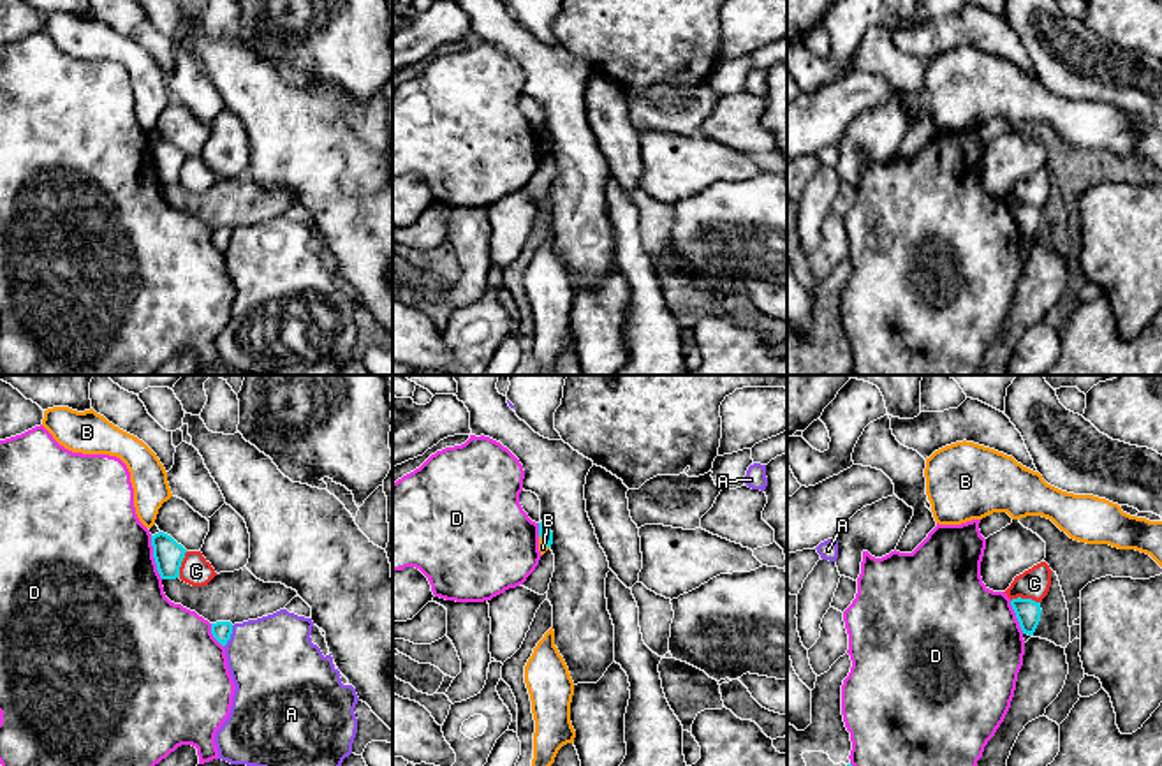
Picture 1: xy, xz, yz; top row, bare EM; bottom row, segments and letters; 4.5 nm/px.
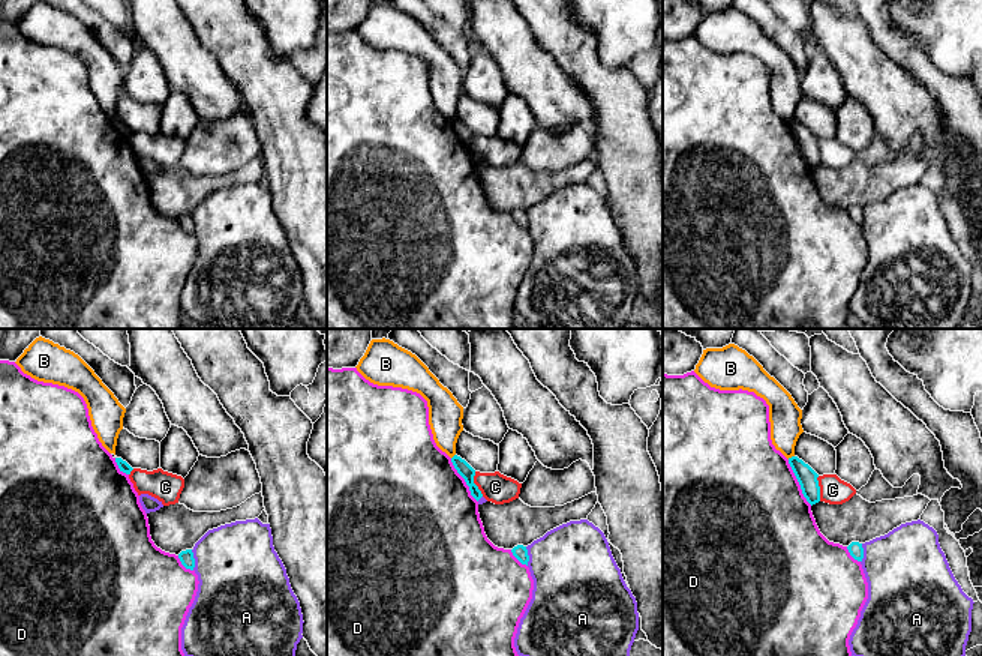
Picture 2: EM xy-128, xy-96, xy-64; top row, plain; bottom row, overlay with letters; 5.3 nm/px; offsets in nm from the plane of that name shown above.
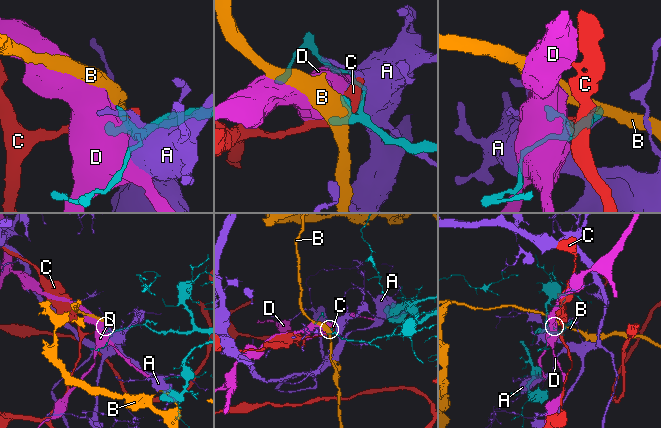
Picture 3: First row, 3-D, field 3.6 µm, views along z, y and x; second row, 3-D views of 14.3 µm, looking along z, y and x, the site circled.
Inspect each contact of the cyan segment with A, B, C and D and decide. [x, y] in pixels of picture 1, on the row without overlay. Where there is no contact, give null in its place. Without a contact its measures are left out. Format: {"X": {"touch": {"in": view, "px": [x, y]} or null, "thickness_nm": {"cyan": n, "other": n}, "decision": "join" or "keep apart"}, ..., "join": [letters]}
{"A": {"touch": {"in": "xy", "px": [229, 242]}, "thickness_nm": {"cyan": 90, "other": 400}, "decision": "keep apart"}, "B": {"touch": {"in": "xz", "px": [543, 145]}, "thickness_nm": {"cyan": 60, "other": 50}, "decision": "keep apart"}, "C": {"touch": {"in": "yz", "px": [1025, 205]}, "thickness_nm": {"cyan": 110, "other": 140}, "decision": "keep apart"}, "D": {"touch": {"in": "xy", "px": [154, 162]}, "thickness_nm": {"cyan": 140, "other": 500}, "decision": "keep apart"}, "join": []}

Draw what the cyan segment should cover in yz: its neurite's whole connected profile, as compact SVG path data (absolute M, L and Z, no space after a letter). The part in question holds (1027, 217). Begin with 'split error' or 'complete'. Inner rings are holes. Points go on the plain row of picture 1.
complete; M1018 203L1011 206L1011 211L1016 218L1023 239L1033 241L1041 227L1041 218L1042 218L1041 208Z

